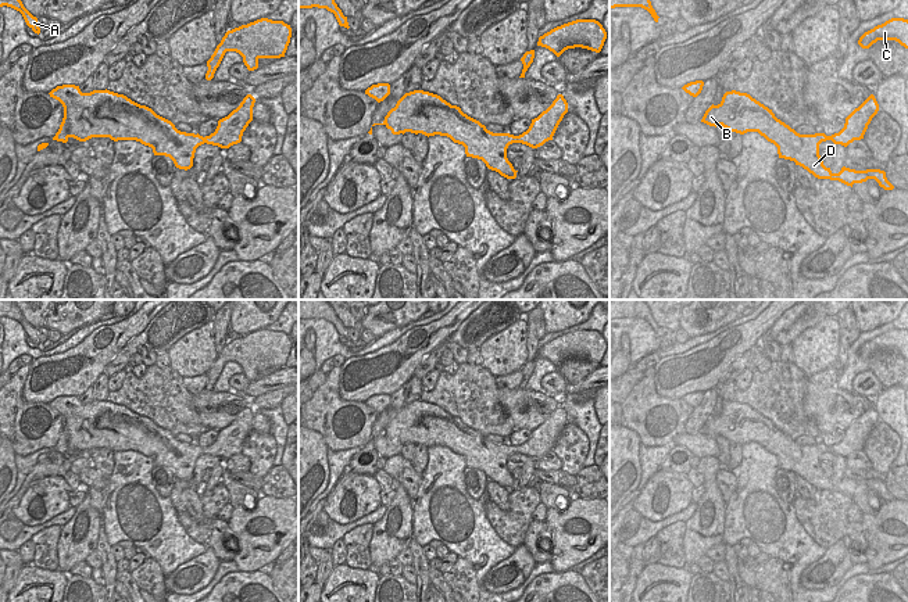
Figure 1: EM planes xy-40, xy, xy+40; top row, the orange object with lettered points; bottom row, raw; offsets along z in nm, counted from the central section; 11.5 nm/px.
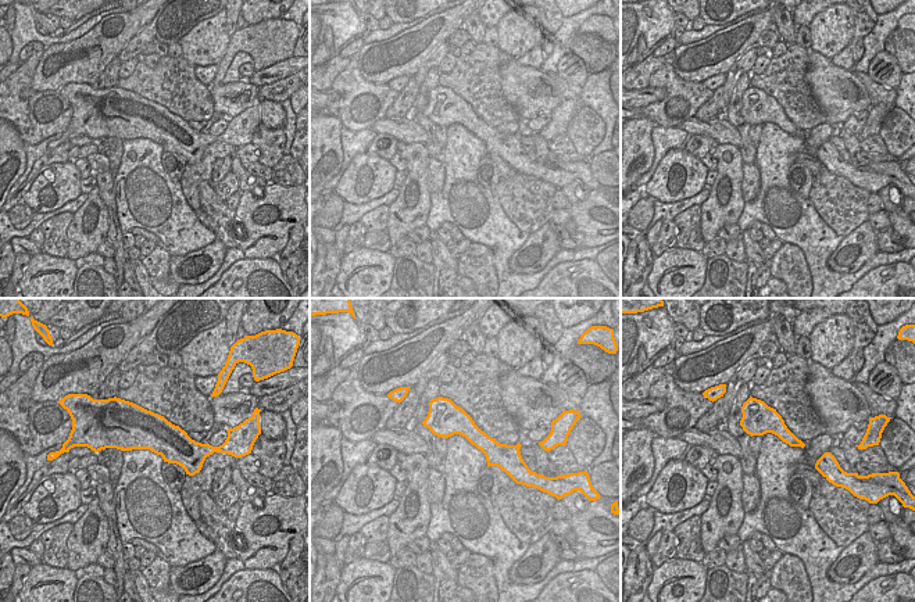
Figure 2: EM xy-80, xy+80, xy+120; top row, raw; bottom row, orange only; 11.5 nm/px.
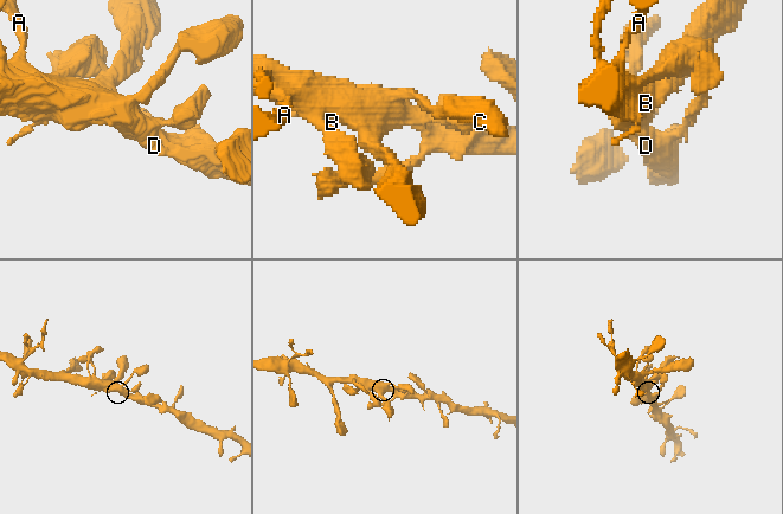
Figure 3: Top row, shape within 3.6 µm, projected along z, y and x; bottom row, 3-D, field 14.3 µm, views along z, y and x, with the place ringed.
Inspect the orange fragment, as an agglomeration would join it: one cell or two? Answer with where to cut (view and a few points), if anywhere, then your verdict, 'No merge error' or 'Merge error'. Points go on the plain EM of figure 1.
No split. No merge error.

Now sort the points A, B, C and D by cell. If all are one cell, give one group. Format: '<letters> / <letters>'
A B C D

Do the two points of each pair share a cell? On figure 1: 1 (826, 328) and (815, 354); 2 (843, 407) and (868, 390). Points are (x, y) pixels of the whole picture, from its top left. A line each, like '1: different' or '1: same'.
1: same
2: different

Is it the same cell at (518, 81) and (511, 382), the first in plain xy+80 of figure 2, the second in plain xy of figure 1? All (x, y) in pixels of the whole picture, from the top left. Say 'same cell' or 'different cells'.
different cells

